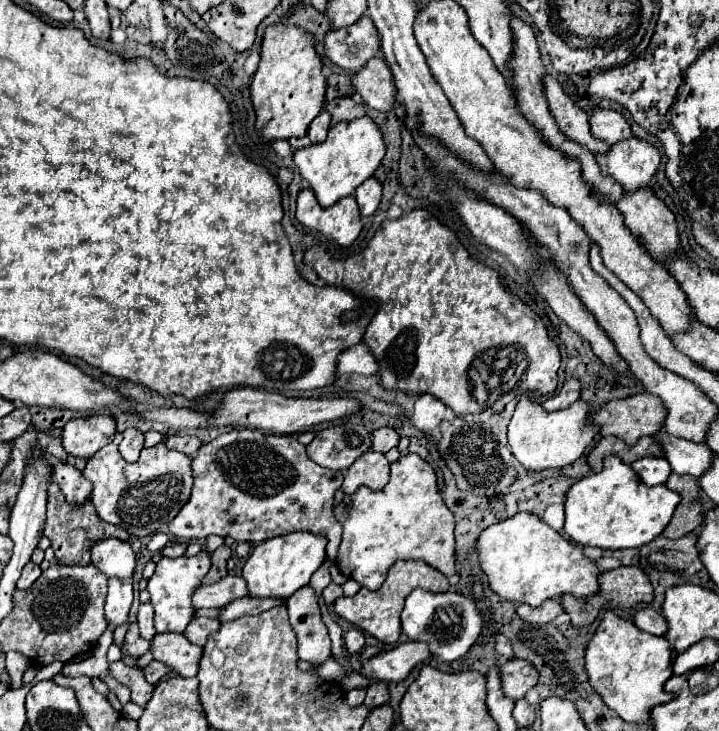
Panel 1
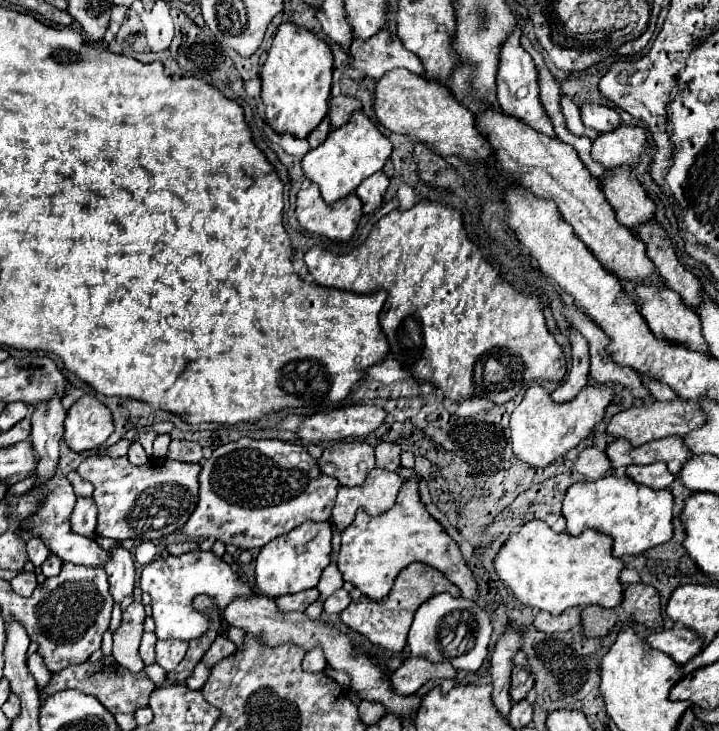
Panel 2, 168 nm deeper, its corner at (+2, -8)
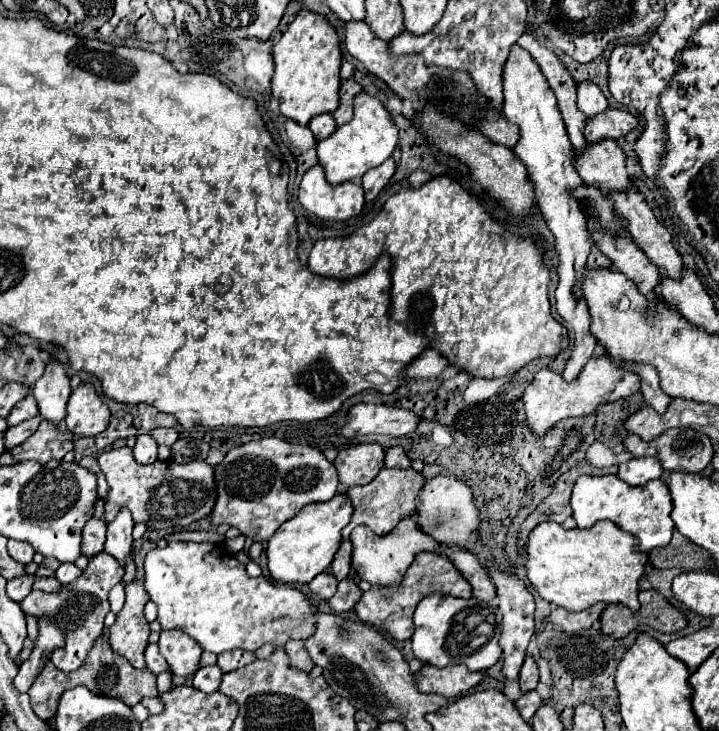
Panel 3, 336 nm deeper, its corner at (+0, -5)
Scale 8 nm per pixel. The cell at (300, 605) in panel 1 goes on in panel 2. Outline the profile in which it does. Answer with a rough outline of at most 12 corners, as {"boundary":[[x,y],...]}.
{"boundary":[[307,652],[303,658],[305,672],[323,672],[325,658],[321,652]]}

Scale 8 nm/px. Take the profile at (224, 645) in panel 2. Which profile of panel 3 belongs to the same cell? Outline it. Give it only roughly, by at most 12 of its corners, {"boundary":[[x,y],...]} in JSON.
{"boundary":[[243,649],[221,653],[217,665],[223,673],[255,661]]}

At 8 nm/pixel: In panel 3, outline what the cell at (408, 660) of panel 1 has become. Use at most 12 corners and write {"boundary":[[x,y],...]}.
{"boundary":[[423,665],[415,673],[421,693],[455,699],[483,679],[465,665]]}

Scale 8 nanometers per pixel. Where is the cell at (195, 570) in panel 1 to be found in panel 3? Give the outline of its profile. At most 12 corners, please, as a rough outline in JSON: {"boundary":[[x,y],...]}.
{"boundary":[[221,543],[145,557],[161,629],[205,651],[315,631],[301,591]]}

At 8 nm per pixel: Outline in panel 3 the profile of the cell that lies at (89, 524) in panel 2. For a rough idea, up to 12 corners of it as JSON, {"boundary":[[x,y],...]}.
{"boundary":[[91,517],[83,527],[83,555],[103,551],[103,519]]}

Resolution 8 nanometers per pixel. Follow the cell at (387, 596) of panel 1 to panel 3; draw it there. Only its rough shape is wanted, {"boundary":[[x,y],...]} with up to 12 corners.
{"boundary":[[419,553],[397,587],[371,587],[363,623],[395,641],[413,635],[415,607],[433,593],[471,599],[445,555]]}

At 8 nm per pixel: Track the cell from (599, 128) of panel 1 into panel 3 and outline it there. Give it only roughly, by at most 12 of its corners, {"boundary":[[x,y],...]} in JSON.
{"boundary":[[591,81],[577,85],[577,105],[585,117],[609,109],[605,95]]}

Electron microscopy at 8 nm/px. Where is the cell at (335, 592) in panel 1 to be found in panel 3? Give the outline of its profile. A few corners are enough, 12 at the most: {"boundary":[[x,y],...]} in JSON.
{"boundary":[[351,579],[339,581],[337,593],[329,599],[335,613],[355,607],[361,599]]}

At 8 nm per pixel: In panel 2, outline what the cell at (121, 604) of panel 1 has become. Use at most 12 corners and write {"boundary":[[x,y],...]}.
{"boundary":[[111,548],[105,564],[111,594],[121,602],[135,584],[131,552]]}

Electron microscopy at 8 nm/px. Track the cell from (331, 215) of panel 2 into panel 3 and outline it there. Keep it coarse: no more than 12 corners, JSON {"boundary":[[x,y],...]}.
{"boundary":[[311,167],[299,203],[319,219],[347,221],[363,209],[357,181],[327,185]]}

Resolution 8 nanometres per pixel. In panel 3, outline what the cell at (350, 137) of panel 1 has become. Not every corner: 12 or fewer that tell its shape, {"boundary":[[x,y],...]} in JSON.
{"boundary":[[361,93],[355,115],[317,143],[329,185],[391,157],[397,127]]}

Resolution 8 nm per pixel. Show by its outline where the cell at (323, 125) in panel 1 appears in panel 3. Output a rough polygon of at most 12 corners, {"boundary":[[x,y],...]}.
{"boundary":[[317,115],[309,129],[315,139],[329,137],[337,129],[333,115]]}

